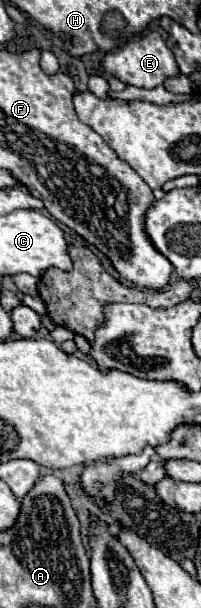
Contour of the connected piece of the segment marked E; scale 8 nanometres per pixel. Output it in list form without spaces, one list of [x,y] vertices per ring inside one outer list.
[[[147,32],[141,38],[127,42],[117,52],[107,54],[101,64],[103,64],[105,72],[109,72],[109,74],[117,76],[121,82],[125,82],[129,86],[137,86],[137,88],[155,88],[155,86],[161,86],[163,80],[175,78],[181,74],[173,52],[167,48],[165,40],[157,32]]]

